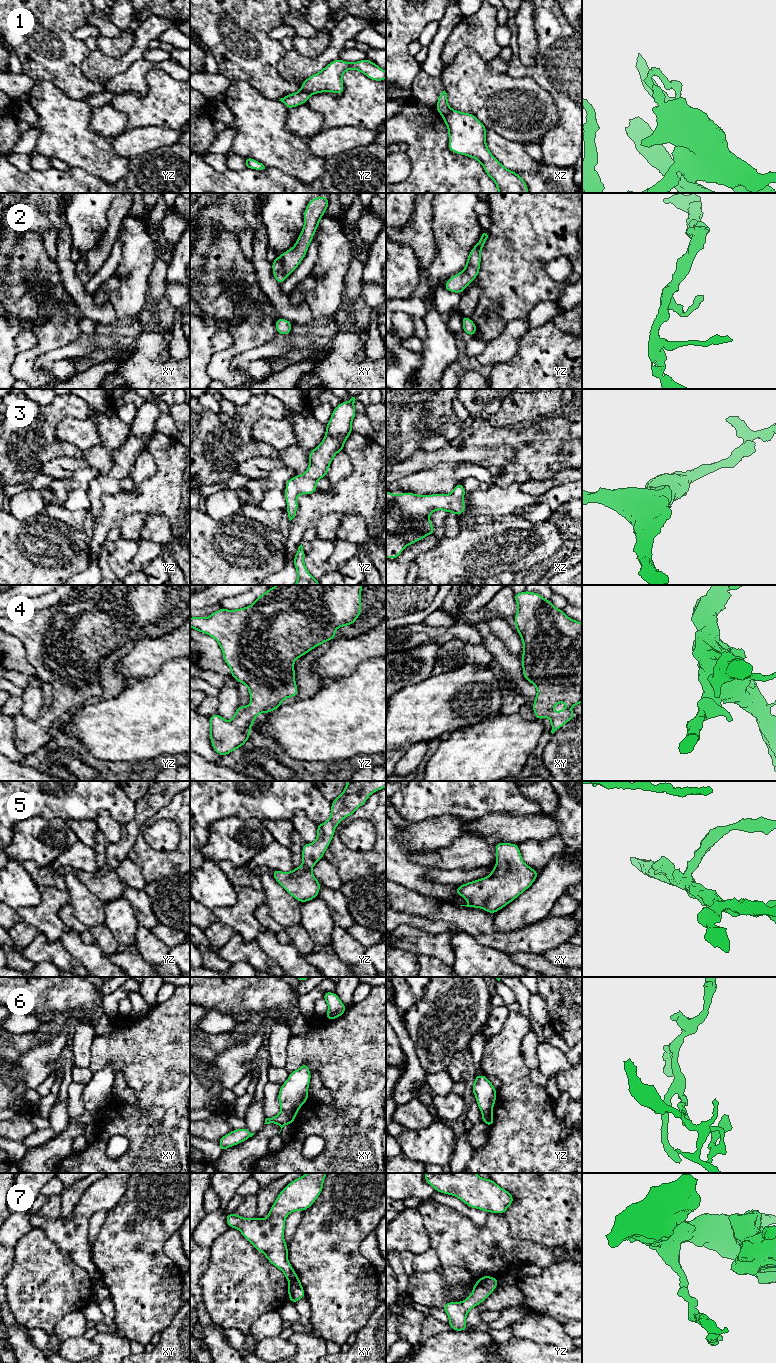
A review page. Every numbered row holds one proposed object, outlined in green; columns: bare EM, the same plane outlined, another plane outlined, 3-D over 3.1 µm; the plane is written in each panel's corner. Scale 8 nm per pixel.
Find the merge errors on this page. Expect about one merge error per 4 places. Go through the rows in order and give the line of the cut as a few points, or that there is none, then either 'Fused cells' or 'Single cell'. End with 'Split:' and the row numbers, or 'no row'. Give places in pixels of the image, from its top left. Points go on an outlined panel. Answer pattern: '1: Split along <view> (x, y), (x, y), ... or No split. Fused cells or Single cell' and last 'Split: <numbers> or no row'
1: Split along xz (451, 109), (443, 116). Fused cells
2: No split. Single cell
3: No split. Single cell
4: No split. Single cell
5: No split. Single cell
6: Split along xy (282, 1110), (295, 1115). Fused cells
7: Split along xy (298, 1278), (289, 1283). Fused cells
Split: 1, 6, 7

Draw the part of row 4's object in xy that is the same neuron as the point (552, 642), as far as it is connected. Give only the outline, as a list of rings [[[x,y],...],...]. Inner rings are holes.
[[[524,591],[514,594],[518,610],[514,616],[516,630],[523,643],[522,669],[524,678],[534,684],[537,695],[533,702],[533,712],[536,719],[542,720],[549,717],[551,722],[551,733],[561,728],[575,717],[570,709],[582,703],[582,623],[569,618],[563,610],[556,608],[550,600],[546,600],[536,592]],[[559,702],[566,705],[566,709],[555,713],[552,708]]]

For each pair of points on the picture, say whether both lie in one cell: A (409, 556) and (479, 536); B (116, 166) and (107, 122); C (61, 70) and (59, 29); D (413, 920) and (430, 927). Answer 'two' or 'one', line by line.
A: two
B: two
C: one
D: one

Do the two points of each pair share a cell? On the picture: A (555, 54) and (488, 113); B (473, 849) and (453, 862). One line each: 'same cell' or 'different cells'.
A: different cells
B: same cell

